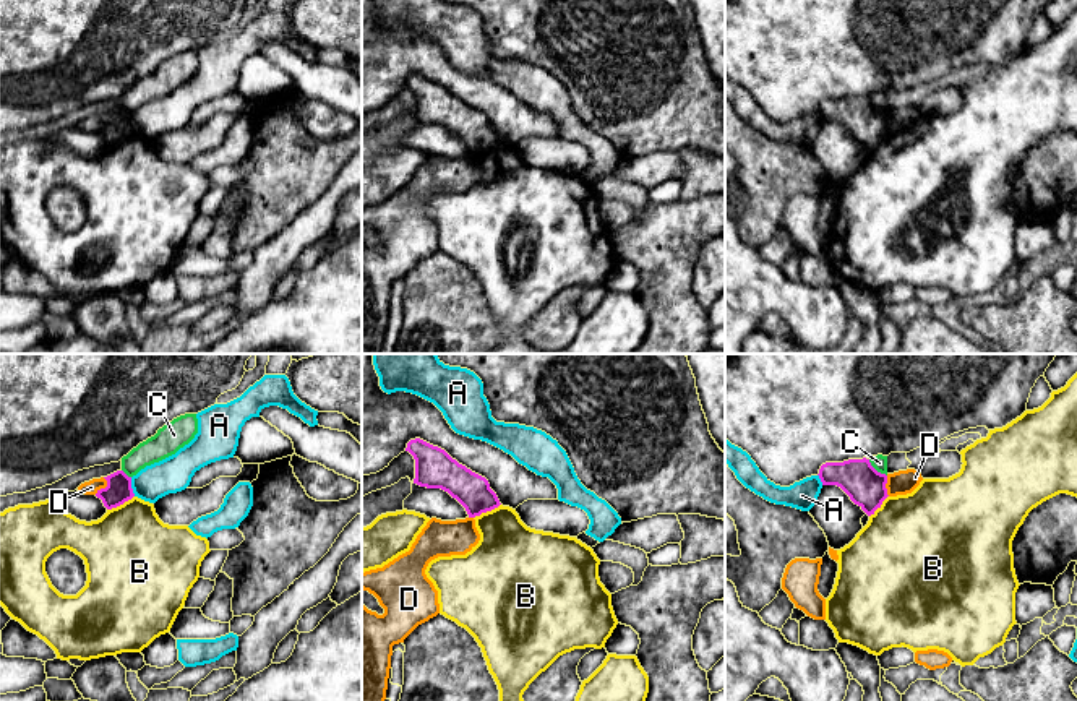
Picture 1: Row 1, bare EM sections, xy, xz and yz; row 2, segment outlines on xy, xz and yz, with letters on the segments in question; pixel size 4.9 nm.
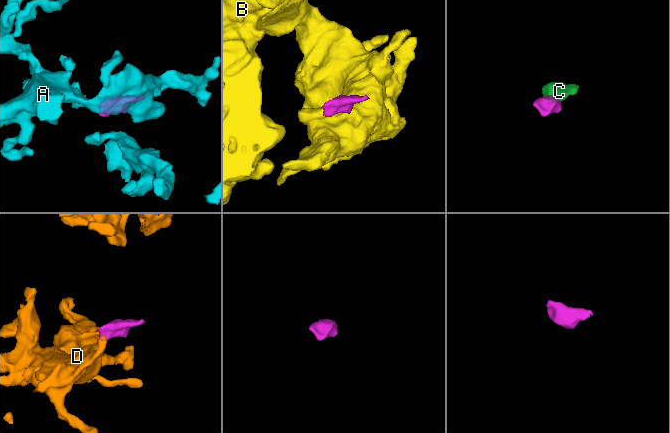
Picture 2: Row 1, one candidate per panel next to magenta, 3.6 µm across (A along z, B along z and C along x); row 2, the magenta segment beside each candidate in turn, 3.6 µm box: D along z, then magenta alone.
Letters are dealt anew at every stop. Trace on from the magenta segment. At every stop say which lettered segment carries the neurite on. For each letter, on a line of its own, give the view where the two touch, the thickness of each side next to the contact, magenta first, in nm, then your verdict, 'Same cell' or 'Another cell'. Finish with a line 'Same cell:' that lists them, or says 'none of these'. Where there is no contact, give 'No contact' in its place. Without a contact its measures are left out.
A: Touches magenta in xy. Thickness 130 nm (magenta) against 180 nm. Another cell
B: Touches magenta in xy. Thickness 130 nm (magenta) against 440 nm. Another cell
C: Touches magenta in yz. Thickness 190 nm (magenta) against 80 nm. Same cell
D: Touches magenta in xy. Thickness 130 nm (magenta) against 70 nm. Another cell
Same cell: C

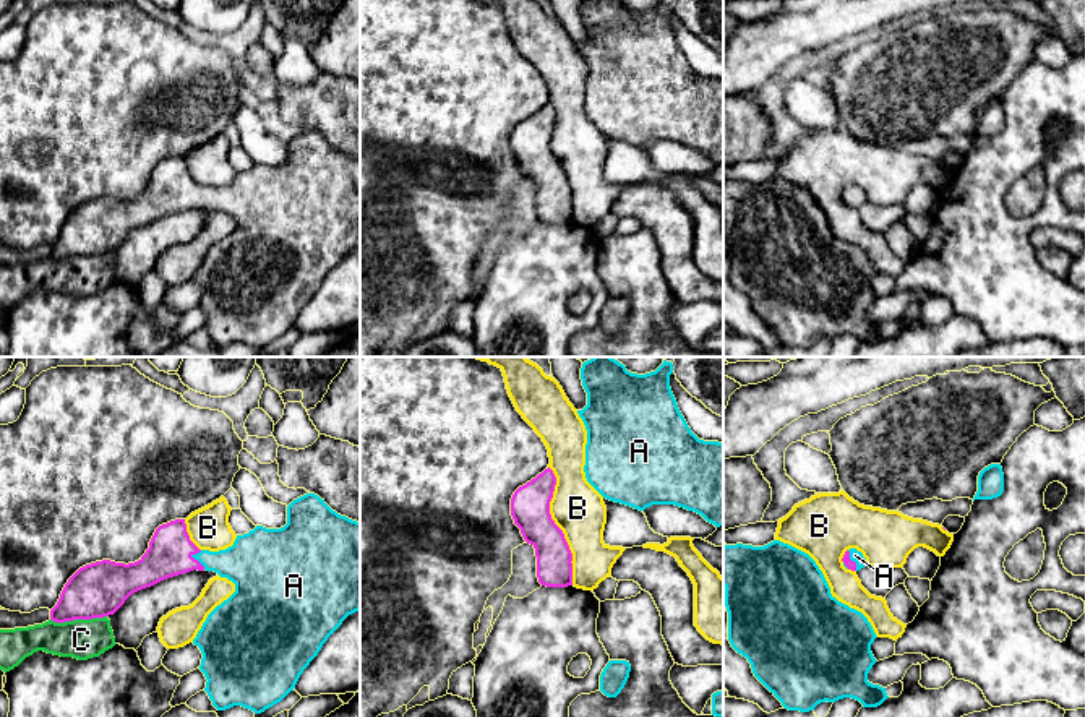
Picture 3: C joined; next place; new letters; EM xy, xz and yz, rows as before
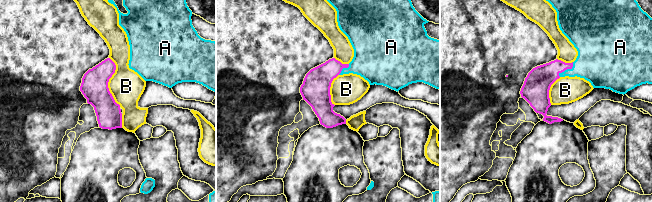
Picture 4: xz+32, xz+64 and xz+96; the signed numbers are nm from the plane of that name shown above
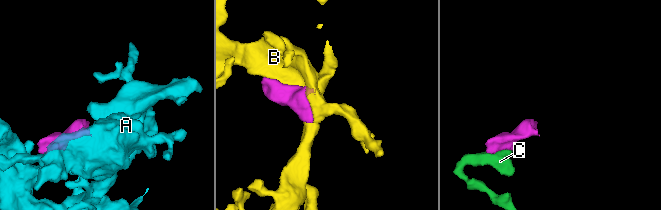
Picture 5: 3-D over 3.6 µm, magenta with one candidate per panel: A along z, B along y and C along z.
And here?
A: Touches magenta in xy. Thickness 220 nm (magenta) against 240 nm. Same cell
B: Touches magenta in xz. Thickness 190 nm (magenta) against 260 nm. Another cell
C: Touches magenta in xy. Thickness 280 nm (magenta) against 200 nm. Another cell
Same cell: A

